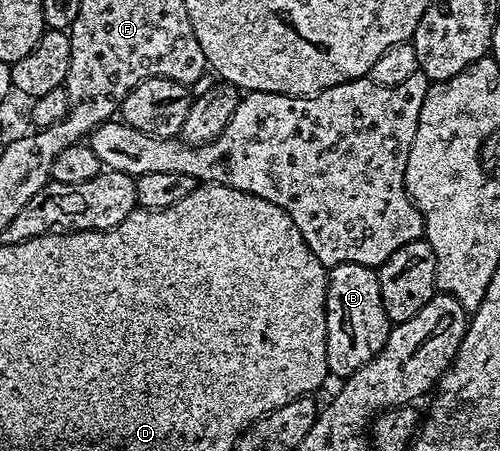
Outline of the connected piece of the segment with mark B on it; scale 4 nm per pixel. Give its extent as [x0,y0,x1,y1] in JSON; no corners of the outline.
[326,264,391,378]

